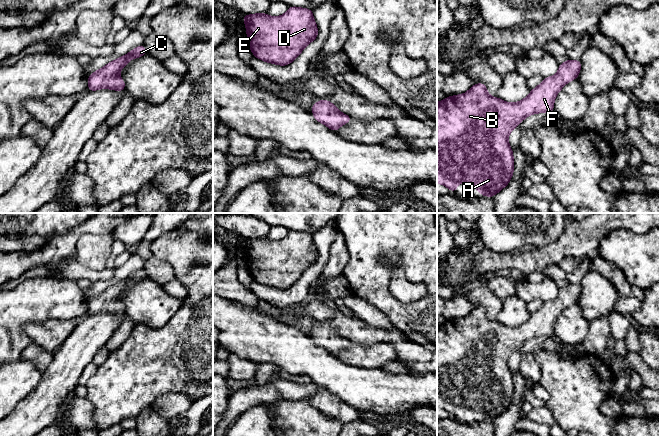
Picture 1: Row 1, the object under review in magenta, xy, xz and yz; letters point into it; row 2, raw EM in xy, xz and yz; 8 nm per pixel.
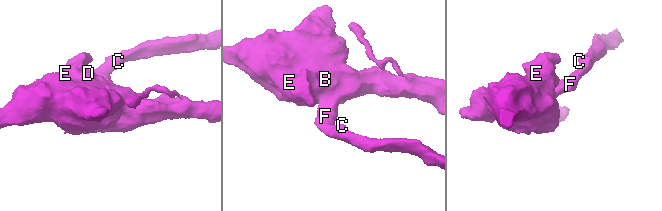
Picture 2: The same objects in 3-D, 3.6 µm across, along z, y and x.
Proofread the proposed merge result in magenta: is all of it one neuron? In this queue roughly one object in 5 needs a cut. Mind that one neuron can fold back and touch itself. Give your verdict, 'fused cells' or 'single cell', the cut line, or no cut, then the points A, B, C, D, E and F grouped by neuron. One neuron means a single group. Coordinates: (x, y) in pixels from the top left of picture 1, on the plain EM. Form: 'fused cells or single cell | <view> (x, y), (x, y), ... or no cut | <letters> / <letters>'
single cell | no cut | A B C D E F

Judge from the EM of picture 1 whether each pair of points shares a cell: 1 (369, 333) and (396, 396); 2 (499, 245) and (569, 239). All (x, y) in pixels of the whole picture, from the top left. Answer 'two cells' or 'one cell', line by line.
1: two cells
2: two cells

